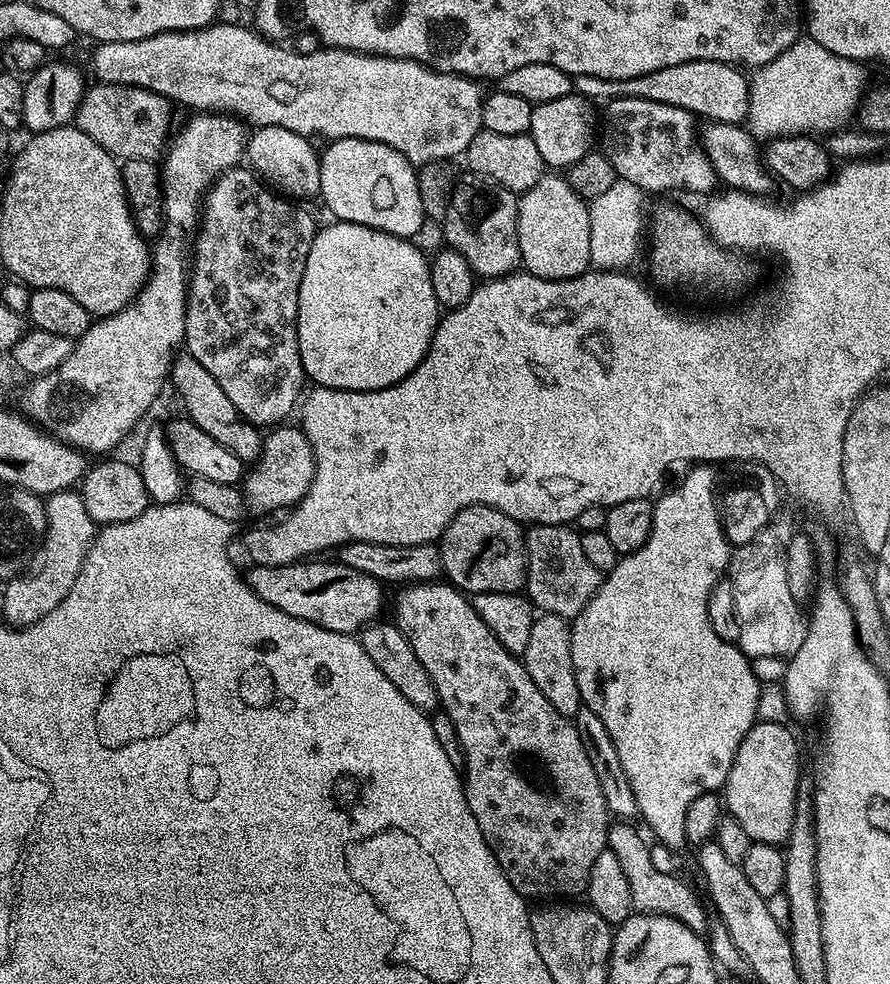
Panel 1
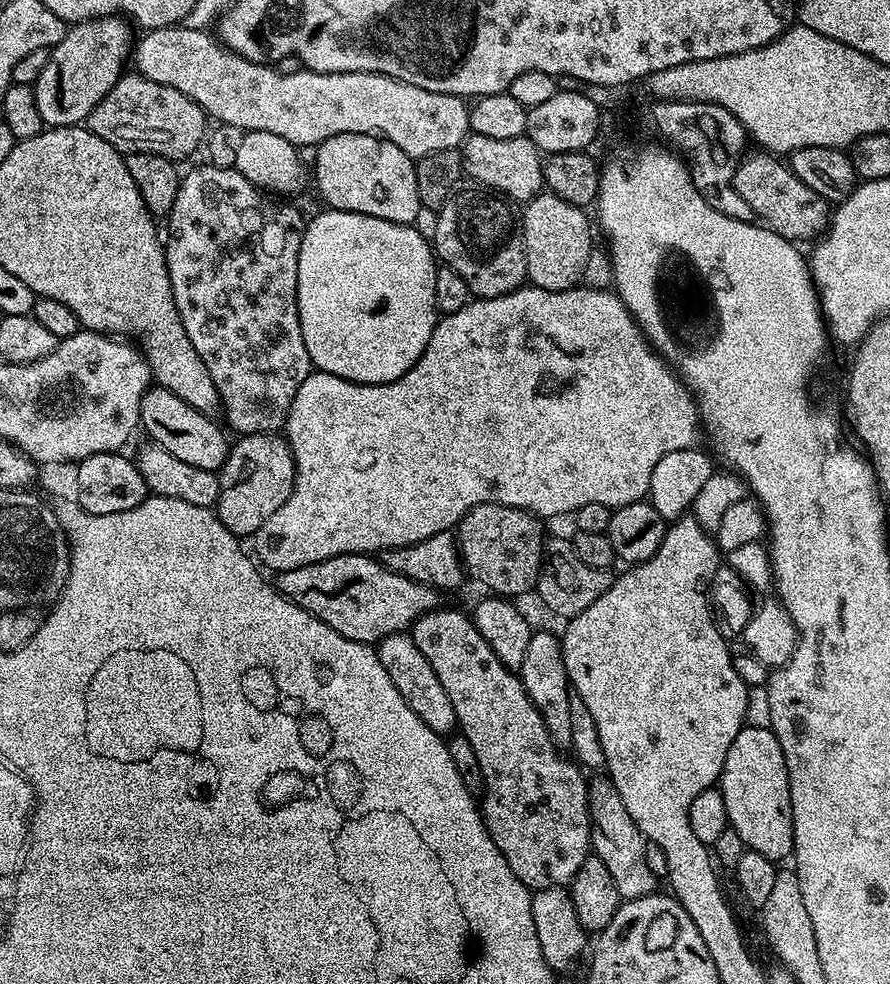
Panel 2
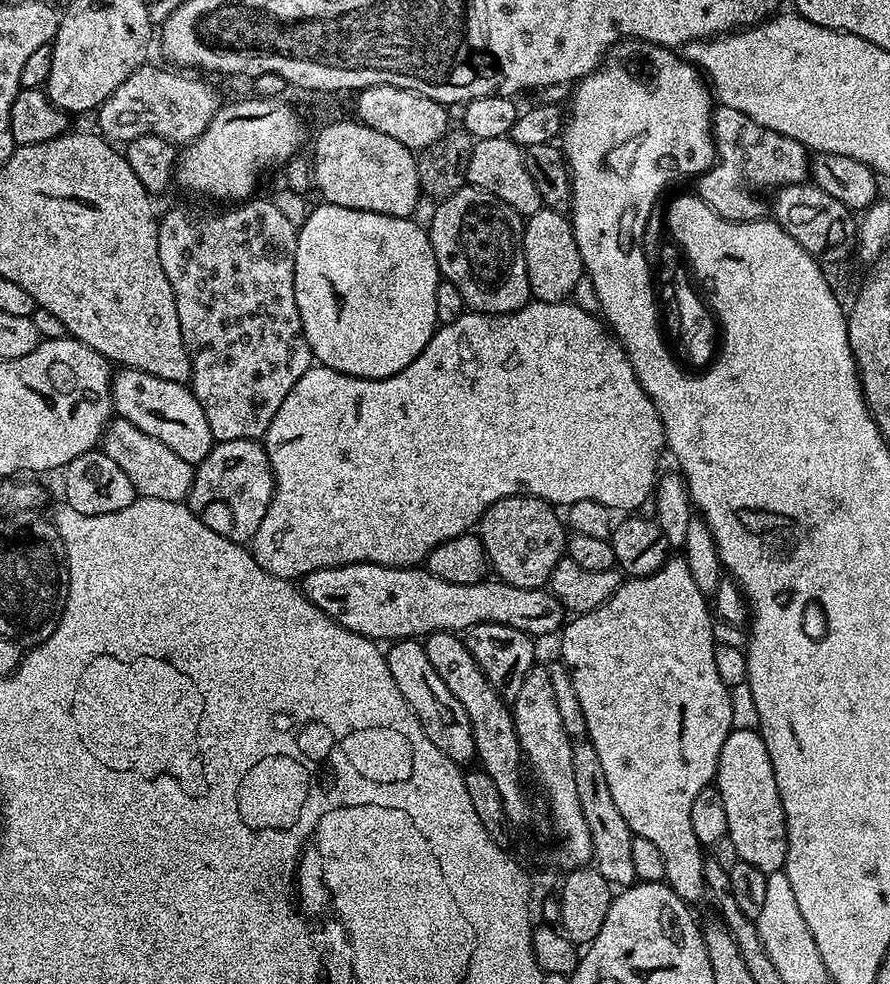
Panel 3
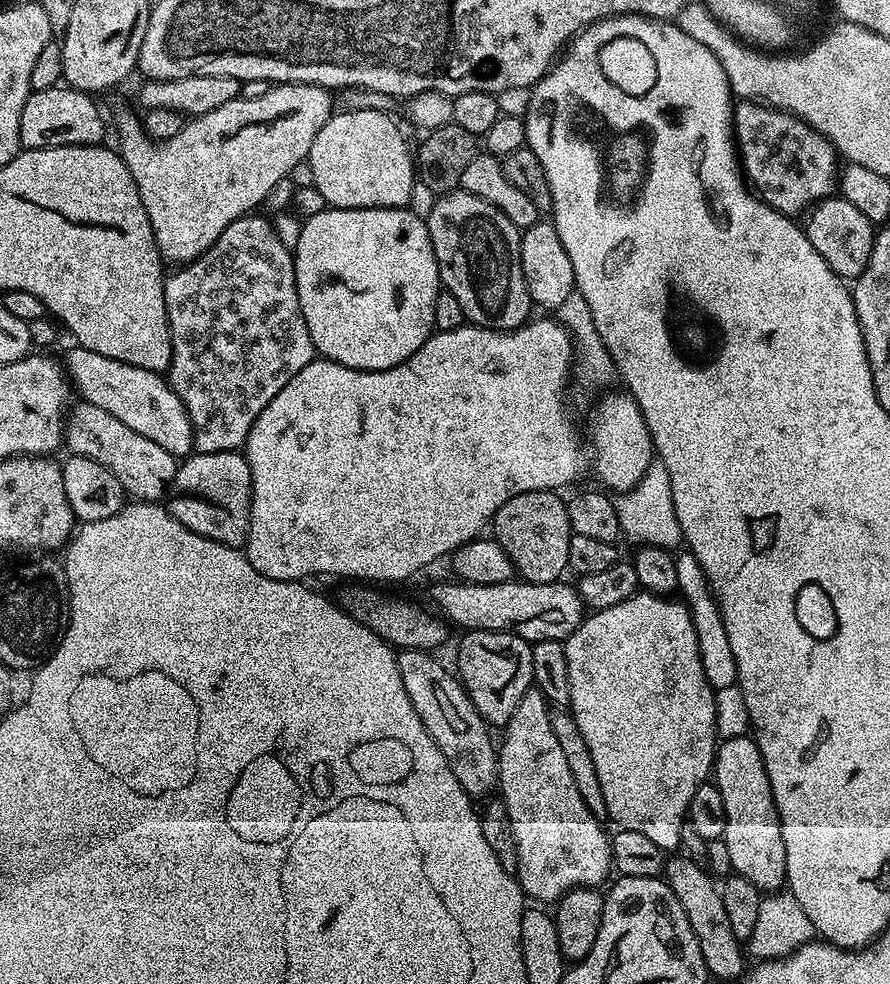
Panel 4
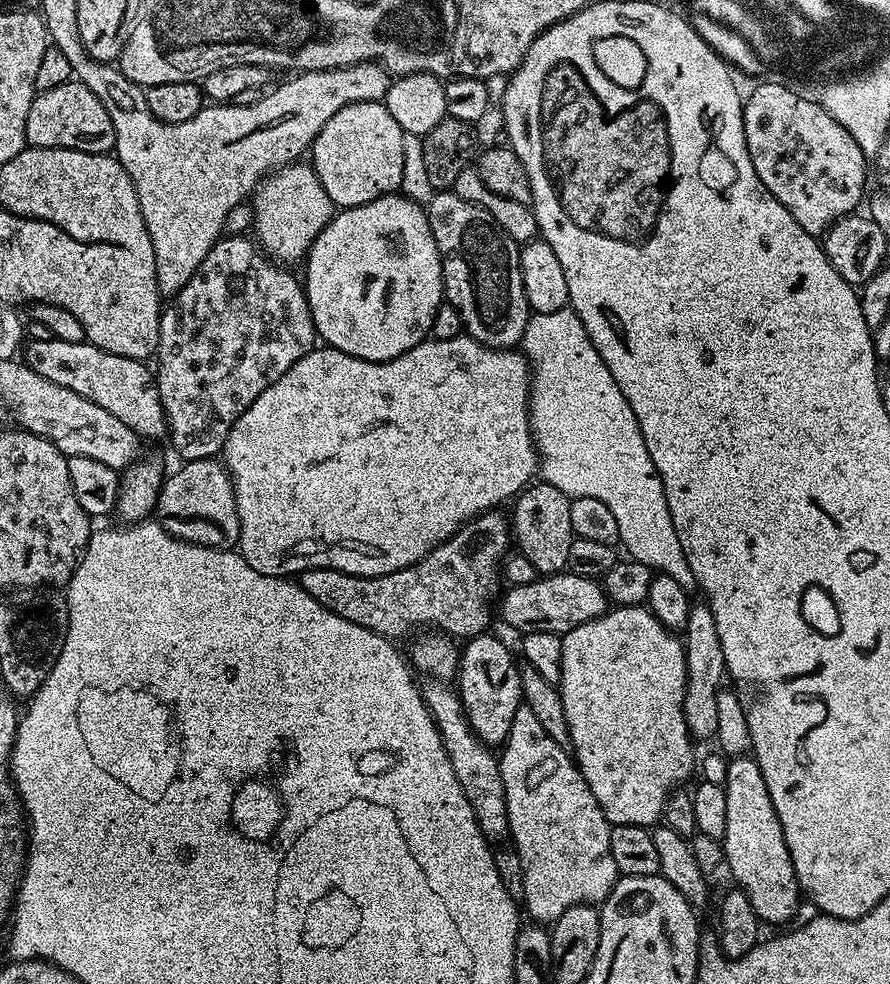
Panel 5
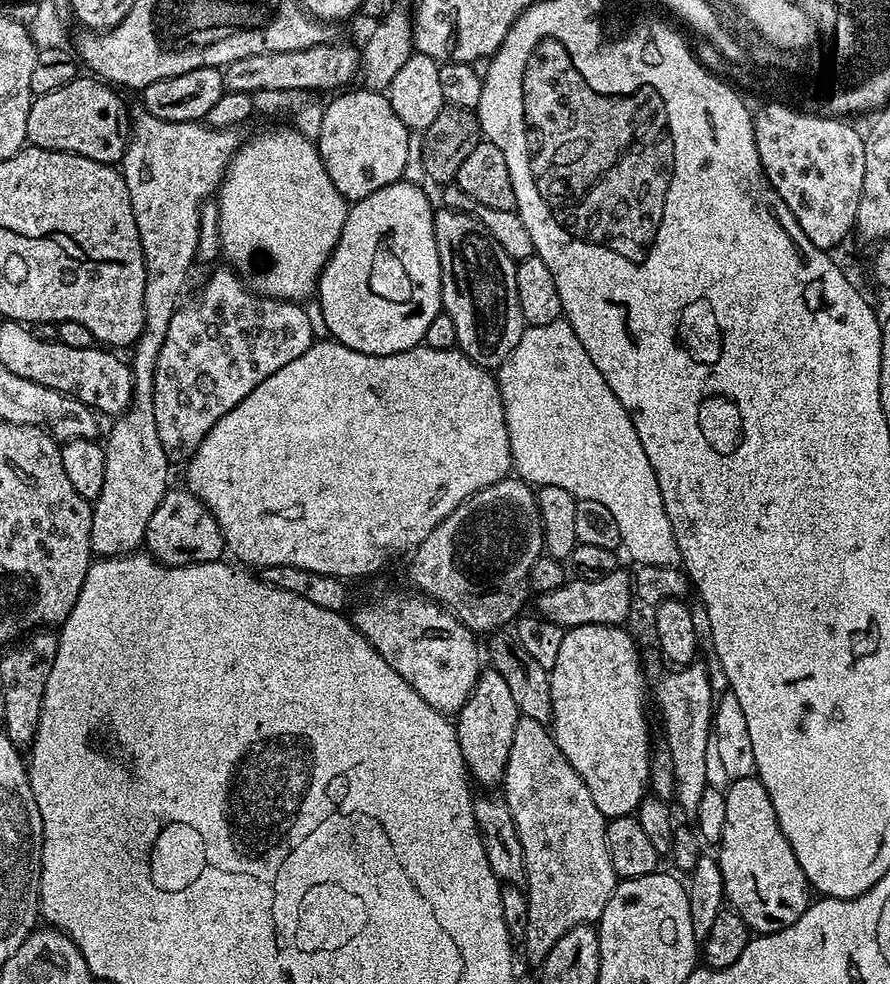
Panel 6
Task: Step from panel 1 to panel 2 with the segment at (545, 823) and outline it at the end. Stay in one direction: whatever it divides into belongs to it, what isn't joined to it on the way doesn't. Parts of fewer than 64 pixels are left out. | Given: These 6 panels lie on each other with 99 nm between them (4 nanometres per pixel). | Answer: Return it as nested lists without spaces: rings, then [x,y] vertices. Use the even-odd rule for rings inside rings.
[[[437,606],[416,619],[410,634],[414,638],[414,646],[422,650],[426,662],[430,662],[434,674],[438,674],[442,690],[450,694],[459,731],[474,748],[485,780],[482,793],[484,824],[502,858],[506,858],[510,870],[514,870],[514,874],[529,890],[571,885],[574,874],[578,874],[592,847],[588,780],[580,765],[572,758],[560,760],[556,753],[558,745],[549,734],[542,714],[534,702],[530,702],[519,675],[507,668],[494,650],[490,650],[490,644],[486,638],[482,638],[482,634],[478,634],[467,611]]]

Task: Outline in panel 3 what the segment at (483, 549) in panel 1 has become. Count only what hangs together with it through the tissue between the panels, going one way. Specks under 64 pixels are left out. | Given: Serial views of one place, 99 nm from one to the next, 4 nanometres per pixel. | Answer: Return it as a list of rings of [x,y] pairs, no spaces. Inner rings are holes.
[[[507,496],[494,502],[480,518],[478,535],[488,555],[491,571],[503,584],[519,588],[544,588],[552,579],[554,566],[566,556],[566,524],[553,505],[537,496]]]

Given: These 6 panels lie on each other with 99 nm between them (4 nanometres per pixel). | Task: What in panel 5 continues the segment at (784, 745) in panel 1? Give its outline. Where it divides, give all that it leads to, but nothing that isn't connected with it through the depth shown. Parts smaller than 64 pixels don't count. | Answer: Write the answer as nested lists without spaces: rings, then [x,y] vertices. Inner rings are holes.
[[[745,754],[727,761],[728,769],[724,772],[722,783],[726,794],[726,834],[722,841],[724,850],[723,863],[728,864],[732,876],[736,879],[735,887],[750,898],[750,906],[754,906],[756,917],[765,925],[784,924],[797,915],[802,903],[800,880],[794,870],[794,862],[790,858],[790,850],[782,834],[782,822],[778,822],[778,814],[774,810],[774,802],[770,802],[770,790],[766,790],[766,778],[762,778],[762,770],[758,770],[755,759]]]

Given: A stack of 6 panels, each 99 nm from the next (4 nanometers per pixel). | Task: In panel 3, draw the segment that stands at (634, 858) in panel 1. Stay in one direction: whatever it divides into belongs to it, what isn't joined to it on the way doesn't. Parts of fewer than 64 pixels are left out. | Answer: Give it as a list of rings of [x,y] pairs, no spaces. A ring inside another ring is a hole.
[[[576,742],[572,746],[574,758],[574,787],[578,789],[578,803],[582,806],[582,818],[586,818],[586,826],[590,826],[590,842],[592,843],[592,860],[613,886],[627,886],[637,883],[634,874],[634,861],[630,855],[632,831],[626,826],[626,818],[618,810],[614,797],[610,795],[610,785],[606,783],[606,773],[602,771],[602,762],[598,762],[598,750],[587,742]]]

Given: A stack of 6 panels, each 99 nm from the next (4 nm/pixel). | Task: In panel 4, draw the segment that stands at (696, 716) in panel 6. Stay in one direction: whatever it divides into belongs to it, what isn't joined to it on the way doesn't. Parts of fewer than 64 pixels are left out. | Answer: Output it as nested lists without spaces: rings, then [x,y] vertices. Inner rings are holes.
[[[680,550],[676,557],[676,587],[688,609],[692,611],[692,621],[698,634],[698,650],[702,658],[702,670],[706,670],[706,678],[713,689],[725,688],[736,683],[738,666],[734,662],[734,650],[730,647],[730,637],[726,635],[726,626],[720,613],[720,606],[712,594],[702,566],[698,566],[698,558],[693,552]]]

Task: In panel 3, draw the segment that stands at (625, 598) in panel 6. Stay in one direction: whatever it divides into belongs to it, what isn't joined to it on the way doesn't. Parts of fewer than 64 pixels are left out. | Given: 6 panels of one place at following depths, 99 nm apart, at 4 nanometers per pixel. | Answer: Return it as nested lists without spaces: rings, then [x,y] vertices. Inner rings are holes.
[[[343,564],[342,566],[334,566],[333,568],[323,568],[322,570],[314,570],[310,574],[306,574],[299,581],[298,587],[304,593],[307,600],[312,600],[314,606],[318,606],[318,610],[325,612],[330,618],[334,618],[334,622],[338,622],[346,630],[350,630],[354,634],[362,634],[367,640],[375,640],[377,642],[395,642],[397,640],[410,640],[413,638],[427,638],[434,632],[455,632],[463,634],[468,629],[473,628],[475,624],[501,624],[502,626],[514,626],[514,630],[522,630],[526,635],[533,638],[541,638],[540,636],[548,636],[559,633],[562,625],[566,620],[566,609],[560,605],[560,600],[551,590],[544,588],[519,588],[518,586],[510,586],[503,584],[499,578],[489,578],[478,582],[477,584],[459,584],[458,582],[446,582],[442,578],[438,578],[434,574],[430,574],[427,567],[413,566],[410,568],[387,568],[381,564]]]

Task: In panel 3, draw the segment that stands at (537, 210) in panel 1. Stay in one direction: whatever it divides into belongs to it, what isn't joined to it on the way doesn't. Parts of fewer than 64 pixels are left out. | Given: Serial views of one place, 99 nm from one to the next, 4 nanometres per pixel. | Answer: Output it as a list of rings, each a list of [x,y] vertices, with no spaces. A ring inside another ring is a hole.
[[[542,207],[538,214],[524,220],[524,257],[532,296],[542,302],[565,303],[585,275],[582,254],[578,254],[578,242],[574,242],[572,221],[563,212]]]

